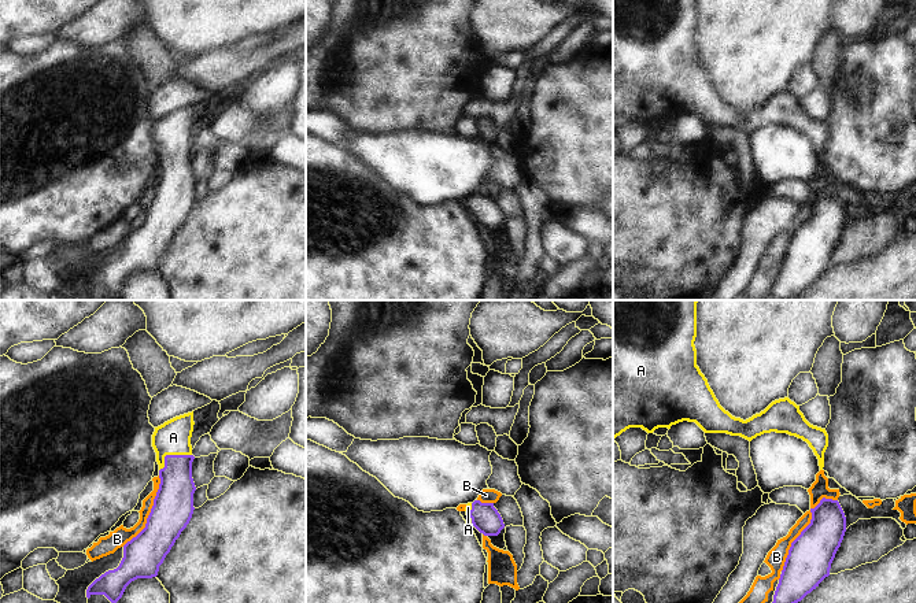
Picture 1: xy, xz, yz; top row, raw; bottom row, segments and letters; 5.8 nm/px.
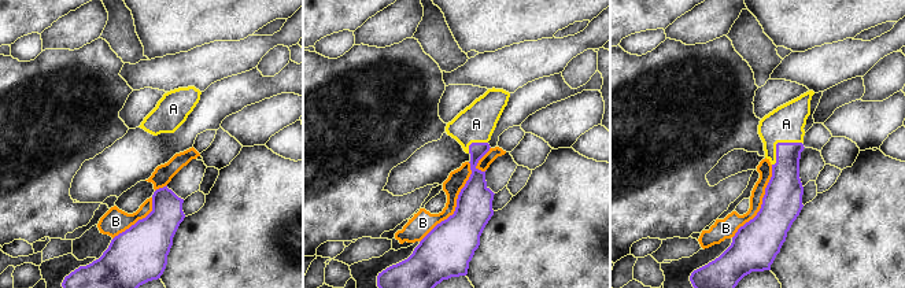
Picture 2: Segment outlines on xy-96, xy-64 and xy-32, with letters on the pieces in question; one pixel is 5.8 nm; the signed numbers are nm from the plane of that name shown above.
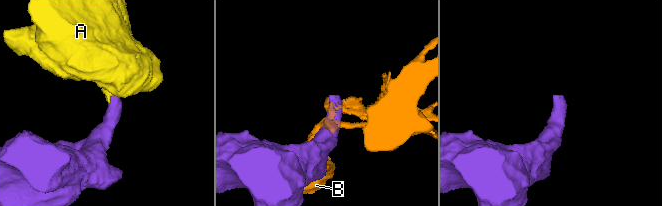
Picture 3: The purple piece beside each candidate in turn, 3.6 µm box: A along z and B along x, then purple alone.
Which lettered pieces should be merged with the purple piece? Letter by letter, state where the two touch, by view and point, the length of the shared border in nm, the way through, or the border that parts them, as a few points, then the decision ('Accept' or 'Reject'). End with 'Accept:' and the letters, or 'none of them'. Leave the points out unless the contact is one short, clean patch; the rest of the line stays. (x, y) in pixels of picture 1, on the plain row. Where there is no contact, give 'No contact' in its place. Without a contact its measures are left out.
A: Touches purple at xy (170, 148). Shared border 220 nm. Path across: xy (174, 191), (170, 148), (173, 130). Accept
B: Touches purple at yz (805, 221). Shared border 550 nm. Reject
Accept: A

